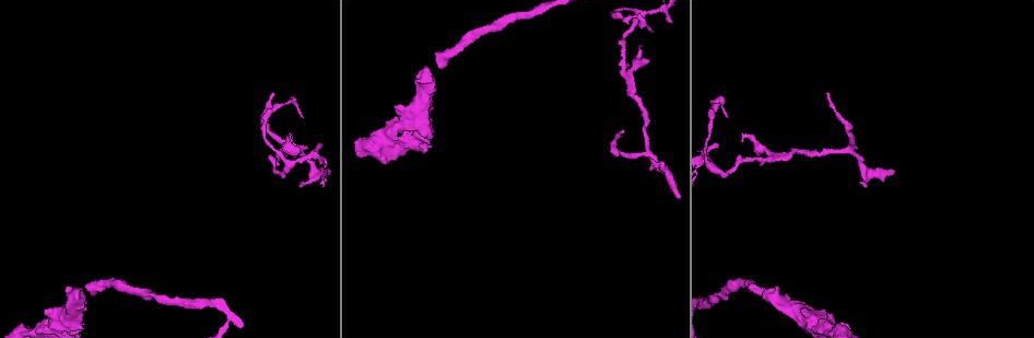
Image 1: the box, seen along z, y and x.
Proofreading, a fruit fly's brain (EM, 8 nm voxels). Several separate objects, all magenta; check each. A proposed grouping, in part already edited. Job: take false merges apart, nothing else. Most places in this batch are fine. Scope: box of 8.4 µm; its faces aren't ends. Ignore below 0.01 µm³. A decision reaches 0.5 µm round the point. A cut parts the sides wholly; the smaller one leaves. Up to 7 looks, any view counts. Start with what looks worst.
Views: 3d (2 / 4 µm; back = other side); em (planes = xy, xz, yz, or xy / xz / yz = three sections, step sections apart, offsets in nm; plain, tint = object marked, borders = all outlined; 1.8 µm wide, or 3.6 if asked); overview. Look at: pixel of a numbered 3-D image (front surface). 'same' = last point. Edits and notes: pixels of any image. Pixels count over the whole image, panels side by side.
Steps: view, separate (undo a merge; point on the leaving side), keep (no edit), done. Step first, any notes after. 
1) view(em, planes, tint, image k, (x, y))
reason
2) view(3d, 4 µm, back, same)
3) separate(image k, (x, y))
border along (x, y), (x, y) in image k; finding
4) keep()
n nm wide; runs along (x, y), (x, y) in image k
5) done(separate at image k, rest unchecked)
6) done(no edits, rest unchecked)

view(3d, 2 µm, image 1, (60, 319))
arms run side by side

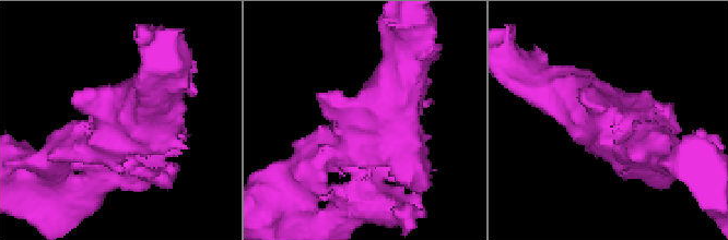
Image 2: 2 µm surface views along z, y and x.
view(em, planes, tint, image 2, (361, 121))

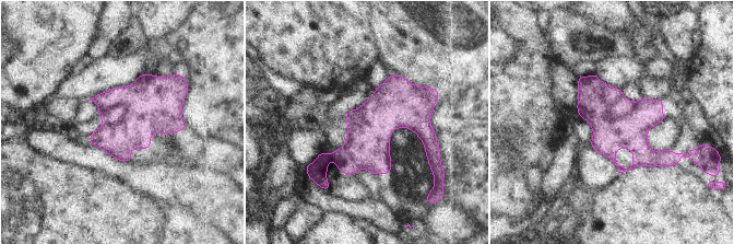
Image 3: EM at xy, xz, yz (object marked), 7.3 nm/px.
keep()
320 nm wide; one cell here

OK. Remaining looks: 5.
view(em, planes, plain, image 1, (846, 147))
arms part here

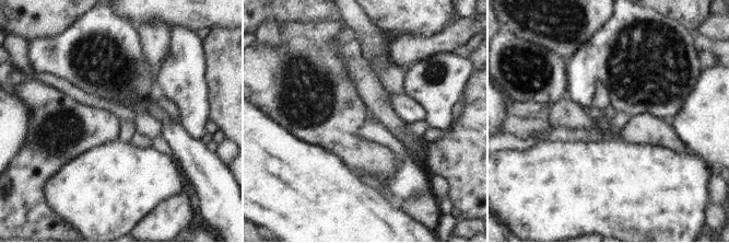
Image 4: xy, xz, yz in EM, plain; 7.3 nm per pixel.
view(em, planes, tint, same)

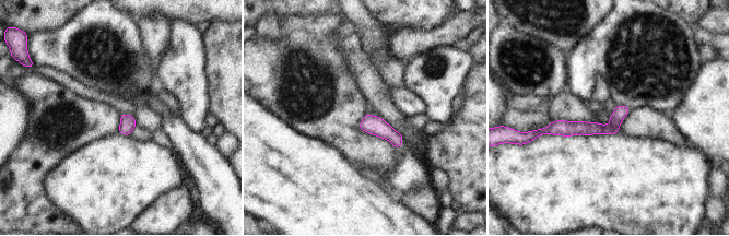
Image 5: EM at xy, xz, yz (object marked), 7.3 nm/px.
keep()
runs along (626, 110), (608, 128), (547, 130) in image 5; all the same cell

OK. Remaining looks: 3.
view(3d, 2 µm, image 1, (291, 166))
a narrow waist

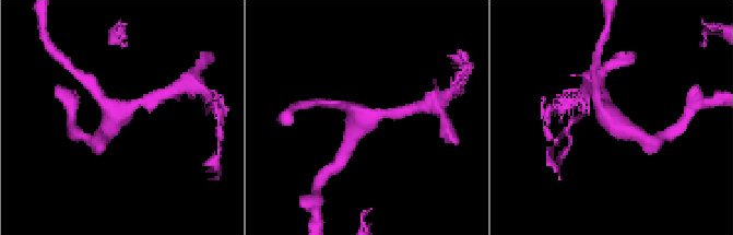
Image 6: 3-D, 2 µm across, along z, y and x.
view(em, 3.6 µm, planes, tint, image 6, (609, 116))
3 arms; shape alone is not enough

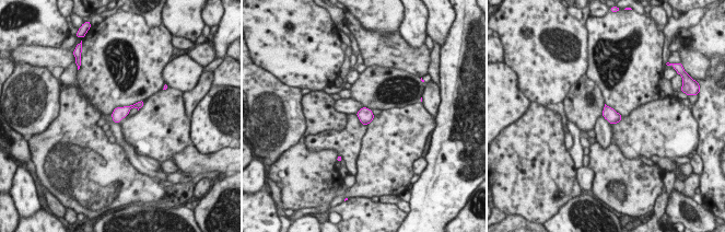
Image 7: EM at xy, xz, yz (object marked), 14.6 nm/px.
keep()
all the same cell

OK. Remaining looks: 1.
done(no edits, rest unchecked)

